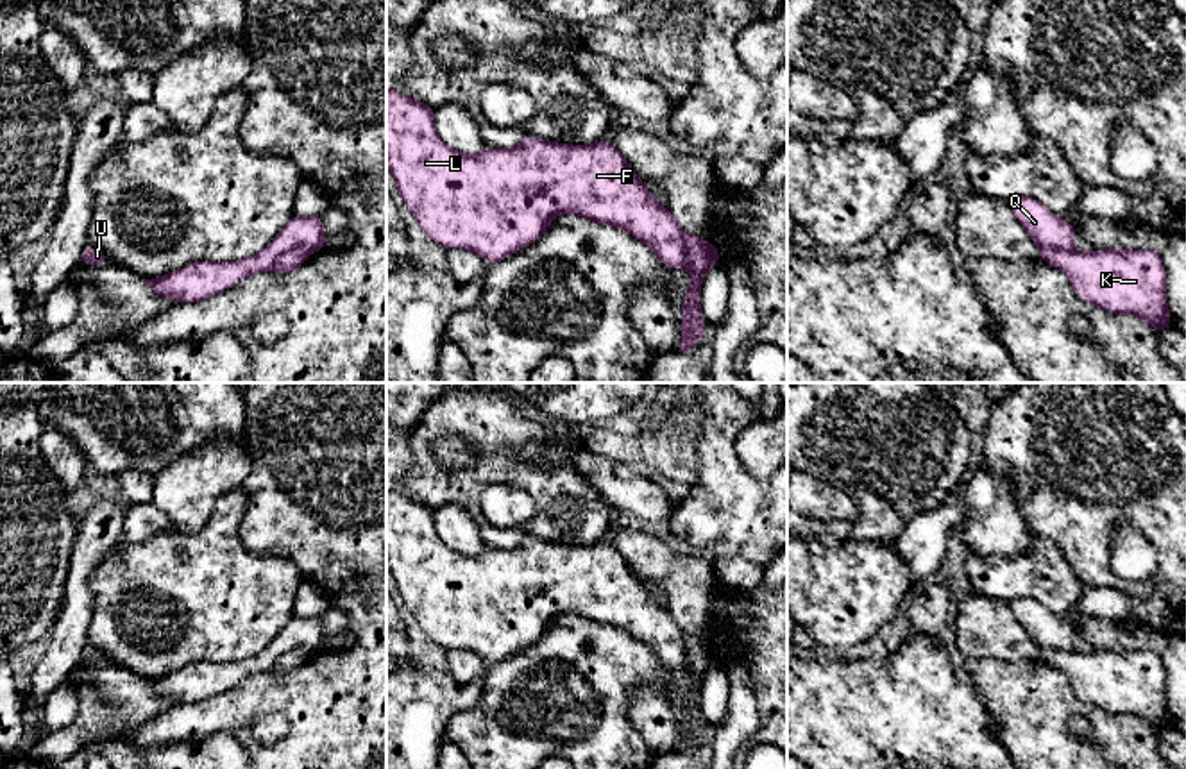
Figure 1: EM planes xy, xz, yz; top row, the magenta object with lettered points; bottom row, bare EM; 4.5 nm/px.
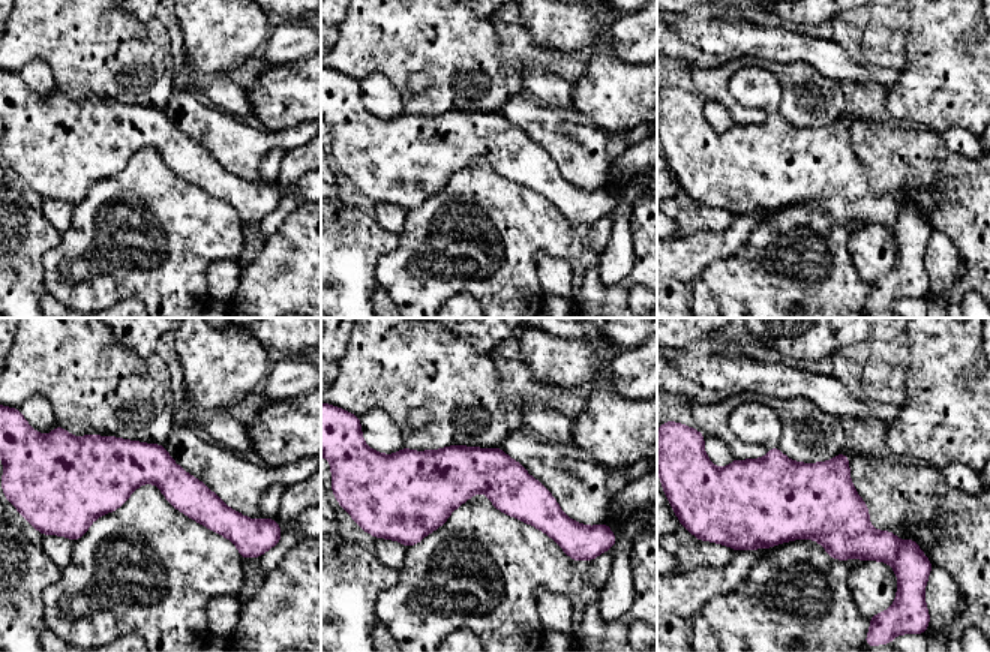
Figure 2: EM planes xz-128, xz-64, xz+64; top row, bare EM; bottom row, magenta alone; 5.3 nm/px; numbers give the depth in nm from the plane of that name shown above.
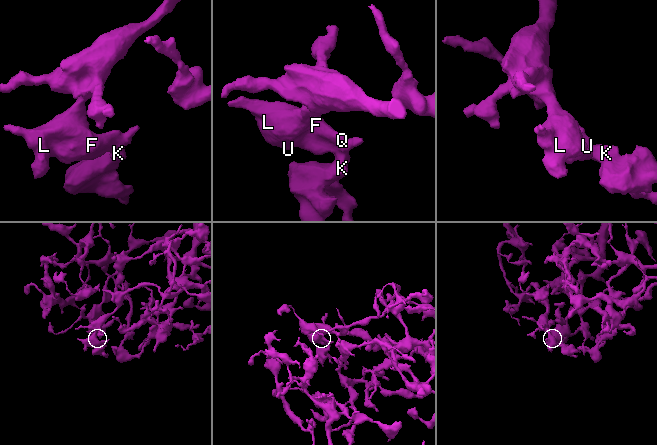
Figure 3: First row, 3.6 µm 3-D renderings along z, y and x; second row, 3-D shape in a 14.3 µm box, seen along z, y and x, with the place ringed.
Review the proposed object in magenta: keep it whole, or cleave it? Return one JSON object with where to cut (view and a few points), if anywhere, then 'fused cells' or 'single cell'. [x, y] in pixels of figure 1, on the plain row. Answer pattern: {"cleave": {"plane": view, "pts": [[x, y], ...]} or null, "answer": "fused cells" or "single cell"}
{"cleave": {"plane": "xy", "pts": [[310, 651], [288, 650], [271, 669]]}, "answer": "fused cells"}

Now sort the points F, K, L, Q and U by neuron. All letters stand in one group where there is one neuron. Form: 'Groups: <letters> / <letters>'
Groups: F L Q U / K

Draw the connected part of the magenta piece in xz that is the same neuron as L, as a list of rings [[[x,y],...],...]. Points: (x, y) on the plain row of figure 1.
[[[386,488],[386,562],[397,592],[429,640],[447,649],[479,655],[487,665],[501,662],[540,638],[551,621],[574,613],[590,622],[606,624],[639,638],[673,671],[689,663],[687,633],[676,624],[671,610],[660,606],[626,558],[605,538],[592,545],[556,544],[526,537],[513,549],[483,549],[478,554],[460,554],[447,547],[435,528],[435,510]]]

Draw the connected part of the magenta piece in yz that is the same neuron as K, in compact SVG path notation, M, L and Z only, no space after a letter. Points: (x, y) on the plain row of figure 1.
M1043 649L1039 658L1064 671L1073 692L1084 703L1114 715L1136 715L1159 735L1173 724L1166 706L1166 671L1156 651Z

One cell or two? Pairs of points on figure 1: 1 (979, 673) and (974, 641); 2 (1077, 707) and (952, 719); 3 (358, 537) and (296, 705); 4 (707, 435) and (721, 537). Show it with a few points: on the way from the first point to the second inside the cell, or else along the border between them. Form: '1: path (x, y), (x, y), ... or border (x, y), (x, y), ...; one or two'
1: border (965, 657), (995, 657), (1018, 662); two
2: border (975, 691), (991, 718), (1000, 743), (1008, 750); two
3: path (365, 582), (365, 646), (340, 671); one
4: path (718, 460), (721, 473), (721, 512); one

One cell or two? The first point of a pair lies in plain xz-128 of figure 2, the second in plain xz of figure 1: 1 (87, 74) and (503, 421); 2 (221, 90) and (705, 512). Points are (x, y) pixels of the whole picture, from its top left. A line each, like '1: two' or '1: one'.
1: one
2: two

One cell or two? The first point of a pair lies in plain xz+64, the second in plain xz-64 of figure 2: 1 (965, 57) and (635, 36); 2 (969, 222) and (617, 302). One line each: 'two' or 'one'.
1: two
2: one

